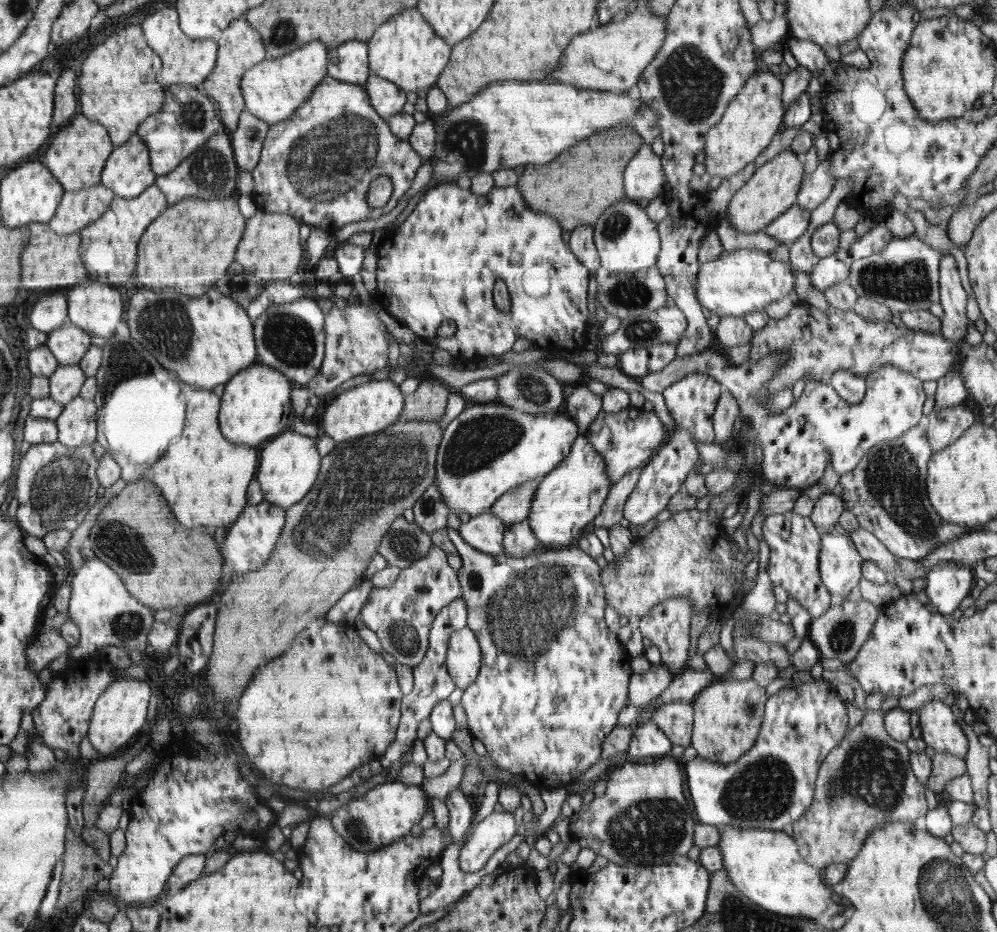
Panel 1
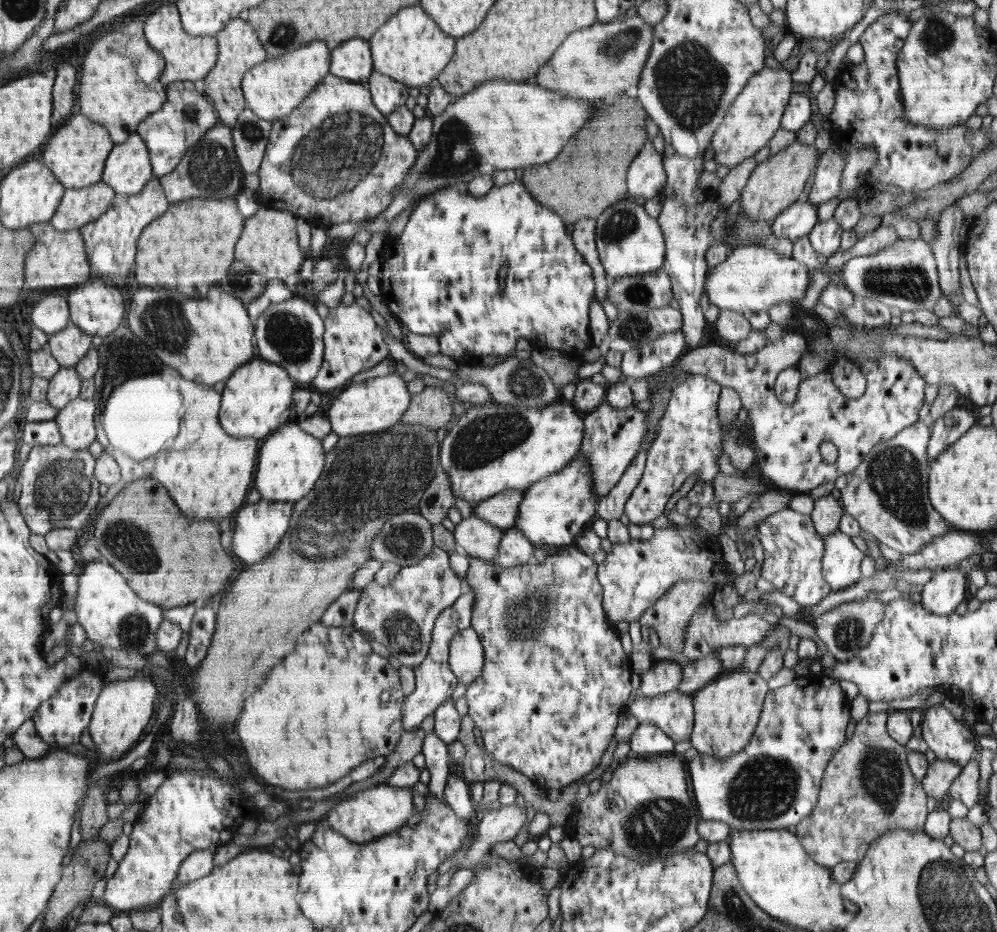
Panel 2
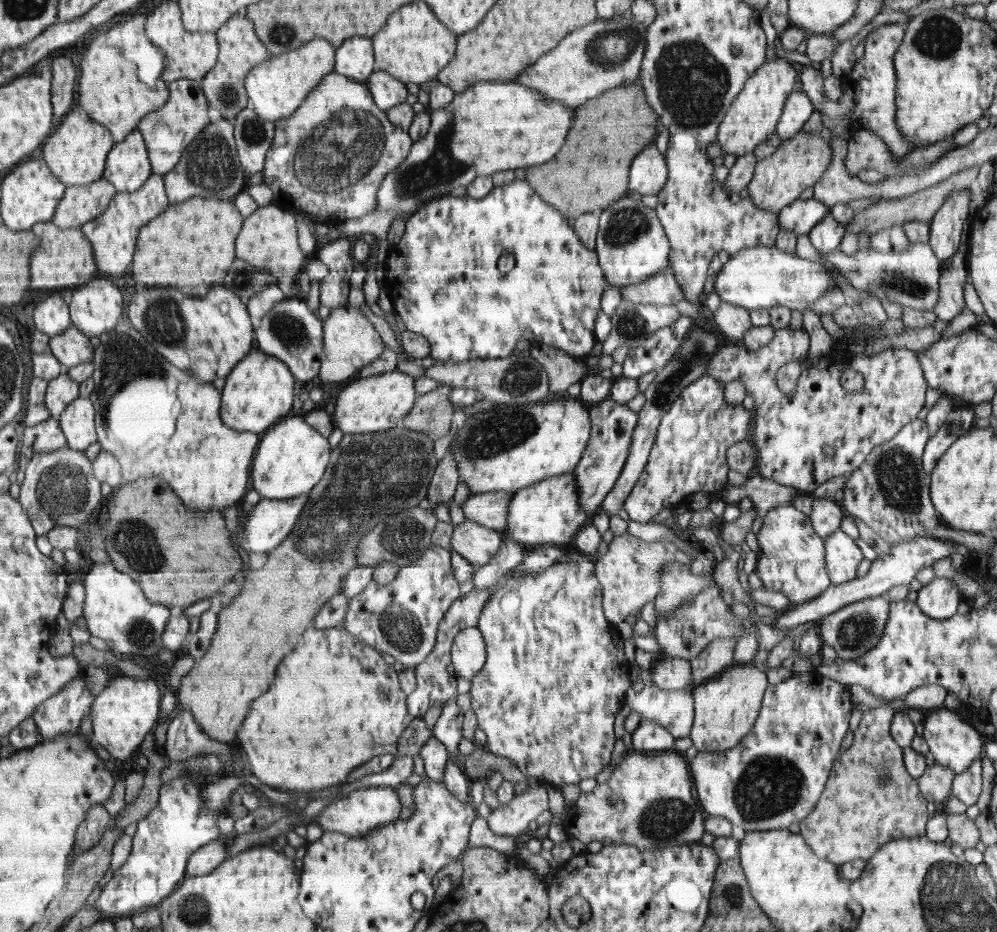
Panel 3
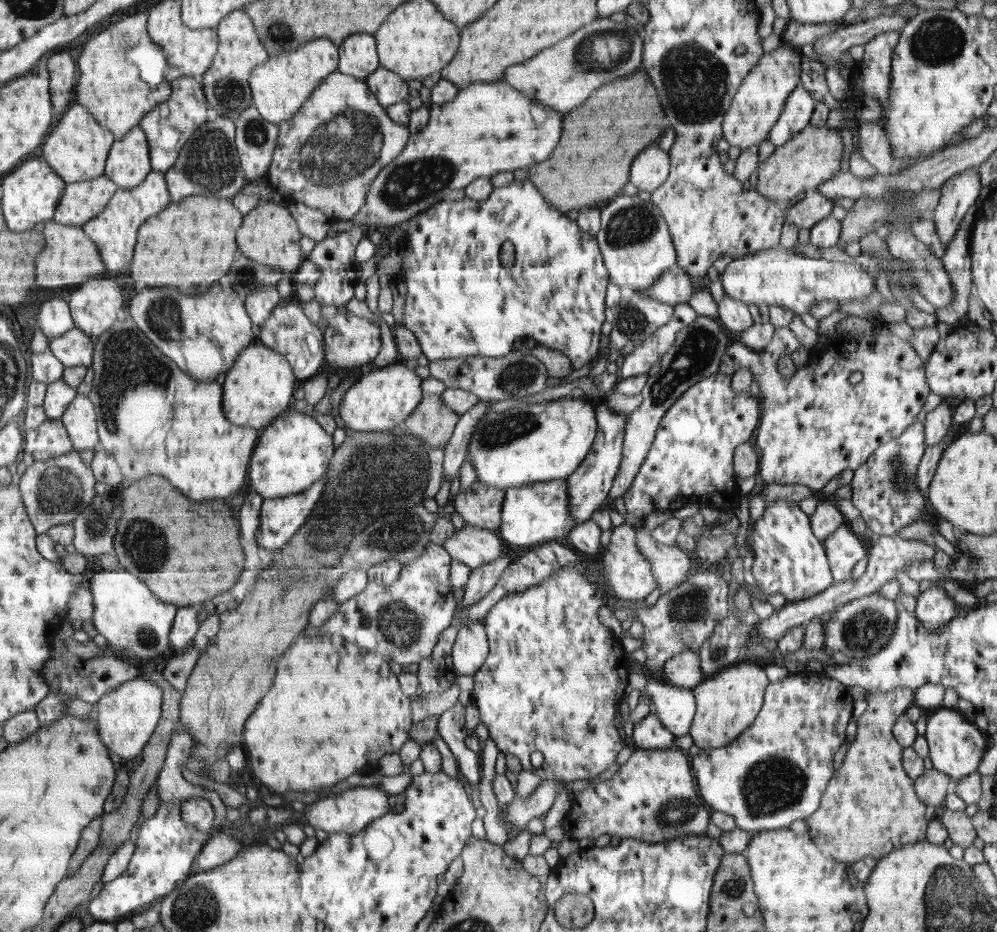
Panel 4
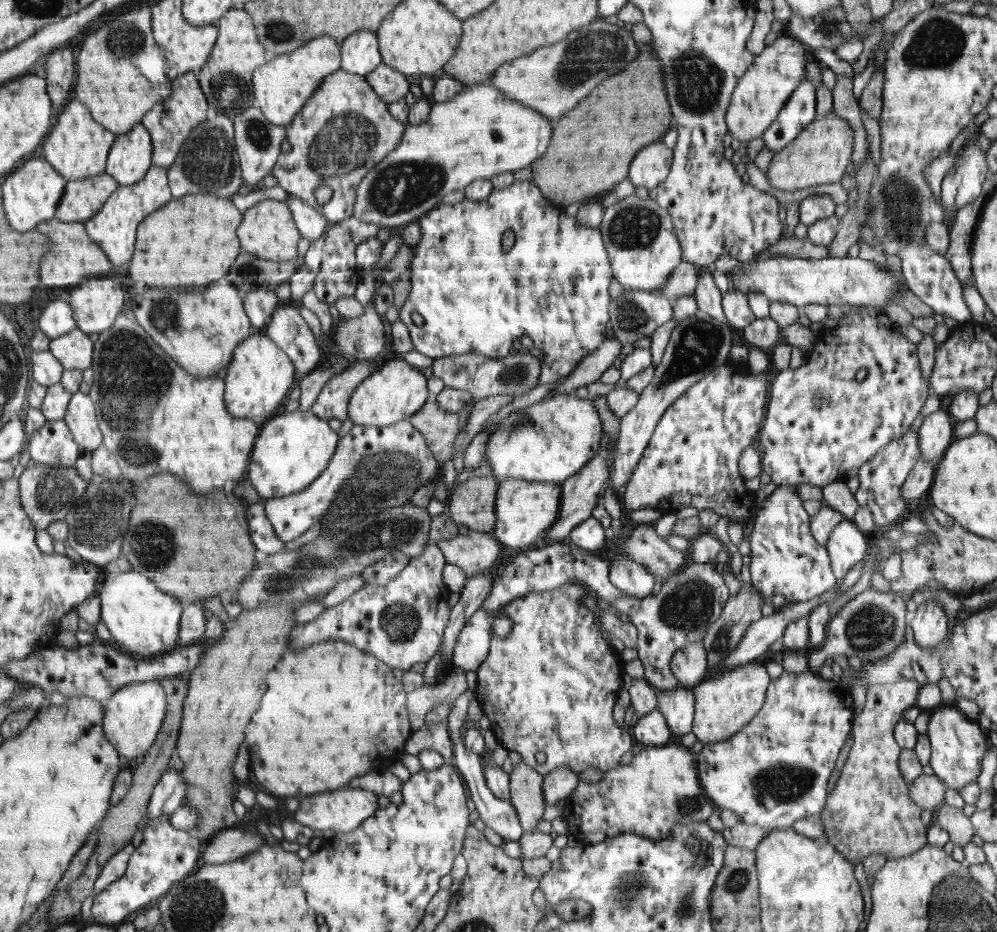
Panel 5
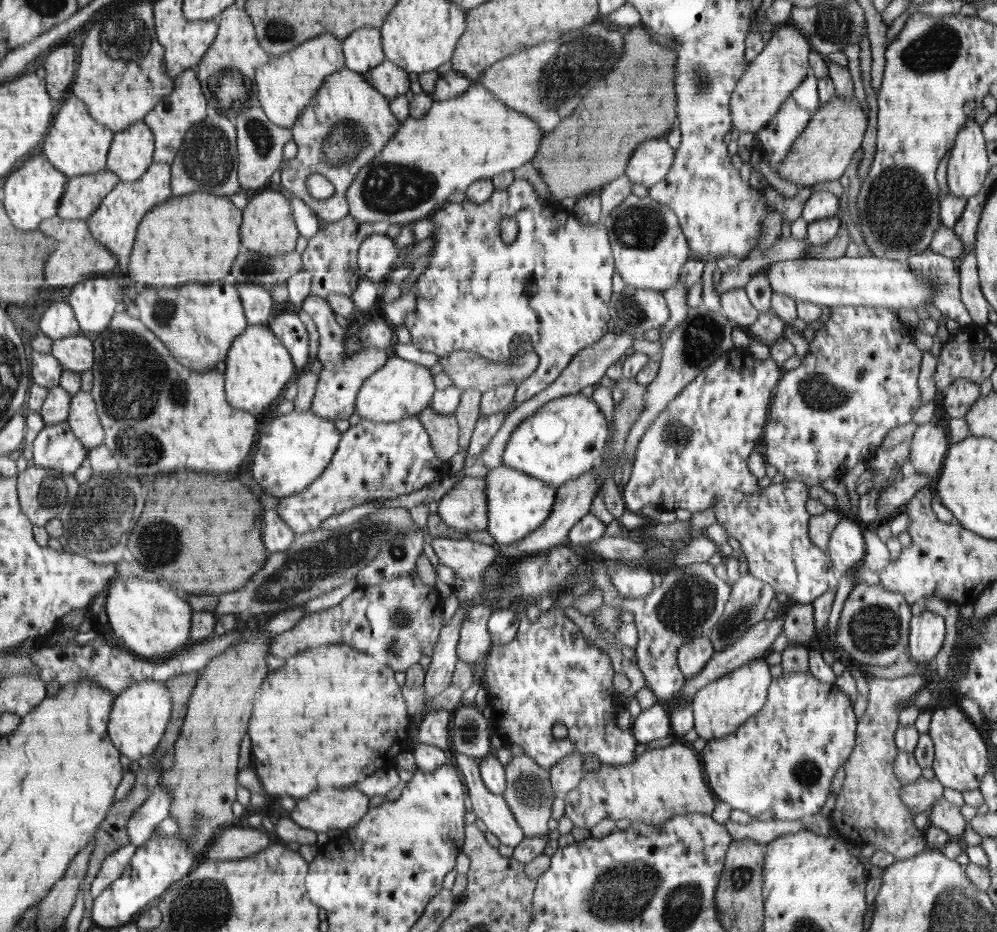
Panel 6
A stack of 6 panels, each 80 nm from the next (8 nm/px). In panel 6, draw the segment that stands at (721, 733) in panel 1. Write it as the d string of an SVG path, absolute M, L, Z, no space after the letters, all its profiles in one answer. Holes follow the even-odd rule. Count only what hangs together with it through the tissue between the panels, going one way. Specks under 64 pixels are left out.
M756 658L727 675L716 679L714 683L701 688L691 700L693 708L694 728L699 738L712 741L731 735L762 710L766 700L766 690L769 690L770 670L764 658Z

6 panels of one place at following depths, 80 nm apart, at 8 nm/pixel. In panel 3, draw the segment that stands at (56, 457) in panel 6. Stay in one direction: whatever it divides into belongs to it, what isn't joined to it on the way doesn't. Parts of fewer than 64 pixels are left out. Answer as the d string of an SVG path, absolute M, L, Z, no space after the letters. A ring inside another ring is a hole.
M55 417L33 427L26 426L23 441L29 452L40 455L60 451L67 446L67 440L59 425L59 419Z

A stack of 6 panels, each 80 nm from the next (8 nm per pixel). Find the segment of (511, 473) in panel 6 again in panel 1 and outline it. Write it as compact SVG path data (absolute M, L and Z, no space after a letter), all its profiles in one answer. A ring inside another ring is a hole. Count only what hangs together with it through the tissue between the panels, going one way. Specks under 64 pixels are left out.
M585 434L575 440L571 455L554 471L540 480L539 491L532 500L528 524L542 544L573 546L579 541L586 526L599 517L599 511L611 493L607 462L591 445Z

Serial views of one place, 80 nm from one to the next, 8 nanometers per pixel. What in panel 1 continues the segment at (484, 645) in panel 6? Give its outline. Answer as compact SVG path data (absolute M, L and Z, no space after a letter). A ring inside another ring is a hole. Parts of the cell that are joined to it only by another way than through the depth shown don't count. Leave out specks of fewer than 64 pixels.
M467 626L450 635L445 665L448 674L454 677L455 686L465 689L470 683L474 683L482 666L483 653L478 637Z

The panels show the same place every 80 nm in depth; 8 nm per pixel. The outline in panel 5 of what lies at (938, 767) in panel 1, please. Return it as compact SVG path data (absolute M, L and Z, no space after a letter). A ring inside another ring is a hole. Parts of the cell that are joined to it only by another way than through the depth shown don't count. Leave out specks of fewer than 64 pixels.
M922 773L909 784L909 795L922 810L935 811L943 803L947 789L939 776Z

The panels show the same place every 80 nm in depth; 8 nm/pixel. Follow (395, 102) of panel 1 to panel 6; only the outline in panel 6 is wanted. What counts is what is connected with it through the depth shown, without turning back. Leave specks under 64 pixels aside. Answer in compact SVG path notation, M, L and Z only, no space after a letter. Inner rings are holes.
M387 59L378 67L362 73L362 76L383 93L389 101L404 94L404 92L408 92L408 88L410 88L408 72Z

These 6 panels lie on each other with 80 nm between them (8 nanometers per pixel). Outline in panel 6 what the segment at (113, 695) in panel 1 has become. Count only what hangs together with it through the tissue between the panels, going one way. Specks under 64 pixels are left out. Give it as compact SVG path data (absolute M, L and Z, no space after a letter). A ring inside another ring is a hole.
M140 681L115 695L107 731L112 744L132 761L138 760L142 756L150 756L163 739L167 724L171 720L171 708L174 706L174 704L170 704L168 691L164 682Z

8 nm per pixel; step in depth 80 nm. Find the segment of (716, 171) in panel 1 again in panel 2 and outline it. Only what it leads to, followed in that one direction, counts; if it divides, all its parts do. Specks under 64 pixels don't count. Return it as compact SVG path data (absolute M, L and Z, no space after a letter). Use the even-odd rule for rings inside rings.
M763 68L751 76L750 82L731 104L723 123L712 135L713 158L719 166L728 166L732 169L748 158L753 158L760 148L768 144L768 140L780 128L782 114L786 111L793 93L792 82L791 73L783 68Z

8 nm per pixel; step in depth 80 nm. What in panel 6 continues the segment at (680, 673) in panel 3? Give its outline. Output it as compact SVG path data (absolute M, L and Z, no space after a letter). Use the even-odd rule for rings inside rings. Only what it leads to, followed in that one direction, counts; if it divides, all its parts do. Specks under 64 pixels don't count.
M708 634L683 644L677 654L677 663L683 677L685 679L692 678L694 675L699 674L714 654Z

